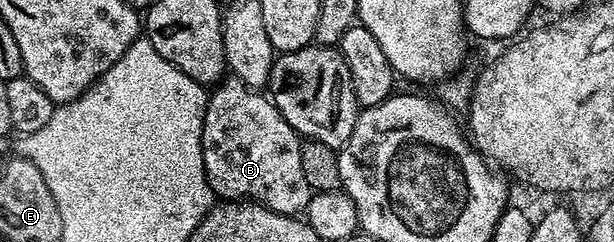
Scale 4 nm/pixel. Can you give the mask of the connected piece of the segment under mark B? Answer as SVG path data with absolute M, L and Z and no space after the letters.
M235 77L225 78L213 91L216 92L211 92L208 95L208 105L204 108L204 133L202 137L204 142L204 172L208 178L208 184L213 196L219 197L224 201L245 199L253 203L260 203L264 207L269 207L271 211L277 211L283 215L299 216L307 208L308 202L311 201L314 194L312 187L306 185L306 176L302 174L301 136L297 135L295 129L288 124L286 117L282 117L282 113L273 105L271 98L267 94L261 93L257 88L246 86L242 80Z

